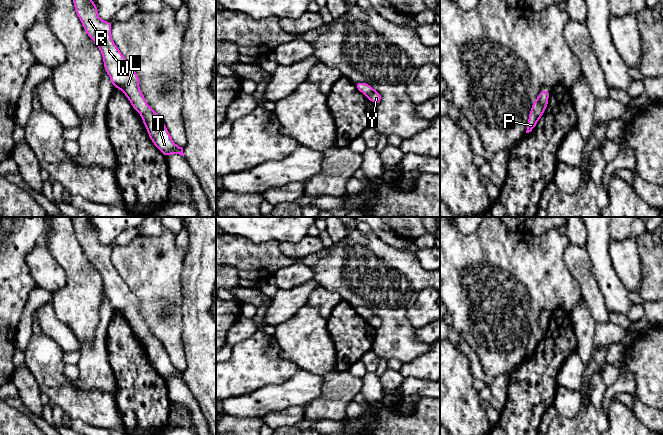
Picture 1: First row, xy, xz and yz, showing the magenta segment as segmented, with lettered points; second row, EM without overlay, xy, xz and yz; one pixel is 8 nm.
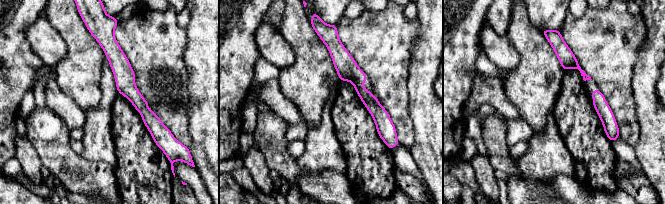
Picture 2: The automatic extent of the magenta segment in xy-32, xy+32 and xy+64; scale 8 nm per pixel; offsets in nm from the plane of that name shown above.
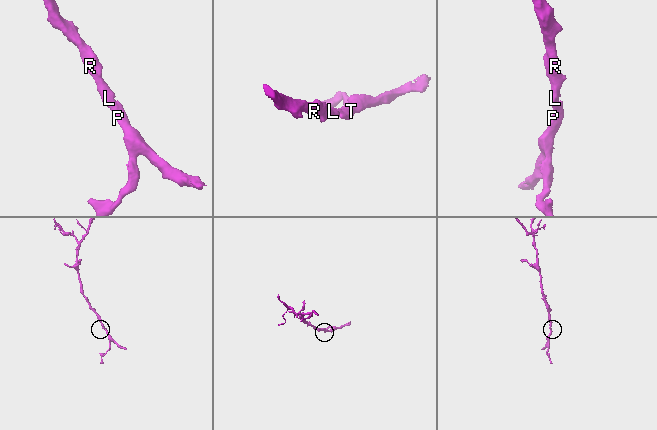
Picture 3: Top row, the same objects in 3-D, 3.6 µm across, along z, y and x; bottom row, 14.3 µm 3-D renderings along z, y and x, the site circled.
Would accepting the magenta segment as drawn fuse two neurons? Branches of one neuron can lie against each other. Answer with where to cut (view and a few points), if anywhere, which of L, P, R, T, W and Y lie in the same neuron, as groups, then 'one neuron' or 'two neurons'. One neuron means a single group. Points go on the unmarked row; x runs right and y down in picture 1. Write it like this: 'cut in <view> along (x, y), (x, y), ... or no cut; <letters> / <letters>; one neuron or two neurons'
no cut; L P R T W Y; one neuron

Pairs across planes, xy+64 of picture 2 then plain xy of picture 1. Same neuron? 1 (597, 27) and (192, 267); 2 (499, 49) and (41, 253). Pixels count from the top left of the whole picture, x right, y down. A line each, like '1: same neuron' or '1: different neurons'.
1: different neurons
2: same neuron

